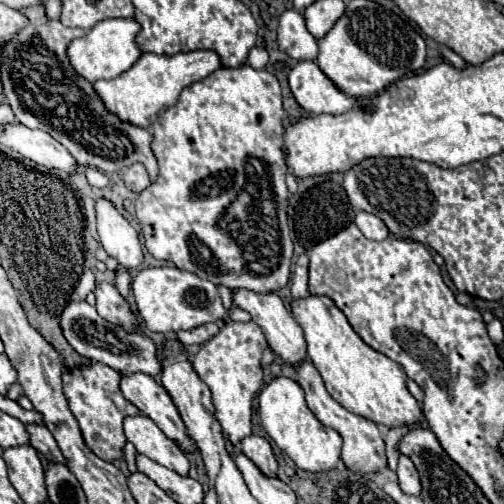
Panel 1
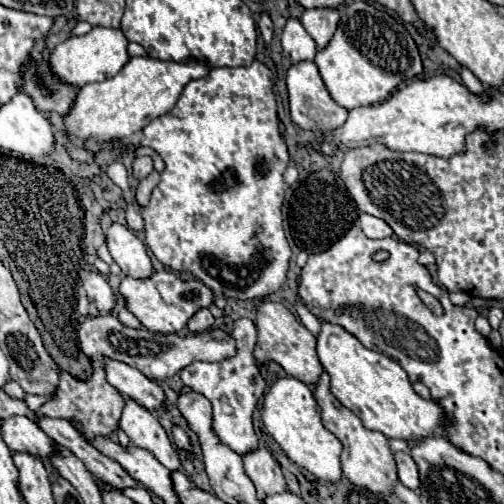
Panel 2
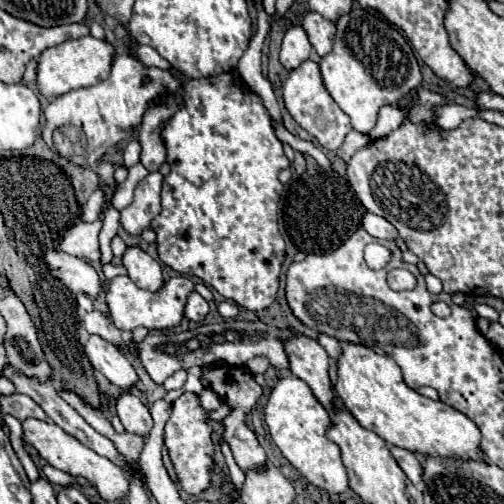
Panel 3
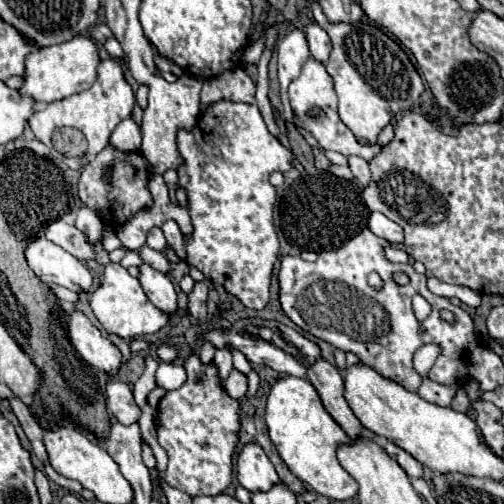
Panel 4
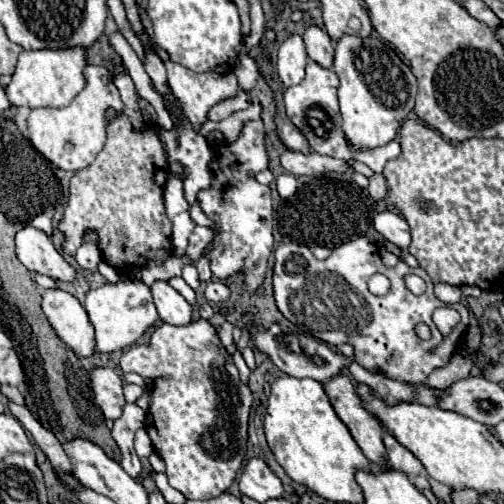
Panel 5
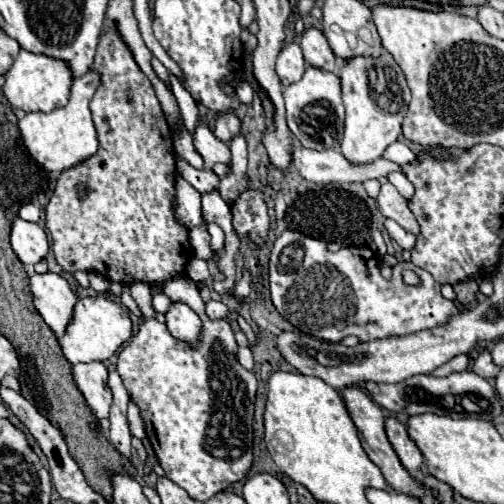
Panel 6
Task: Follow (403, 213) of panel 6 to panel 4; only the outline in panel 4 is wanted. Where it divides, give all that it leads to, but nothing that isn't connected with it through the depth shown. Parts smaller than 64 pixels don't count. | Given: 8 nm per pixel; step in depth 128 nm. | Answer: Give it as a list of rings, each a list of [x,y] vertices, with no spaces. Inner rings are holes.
[[[348,156],[348,166],[352,170],[352,174],[362,182],[362,186],[368,184],[370,180],[370,172],[368,172],[368,162],[360,156]]]

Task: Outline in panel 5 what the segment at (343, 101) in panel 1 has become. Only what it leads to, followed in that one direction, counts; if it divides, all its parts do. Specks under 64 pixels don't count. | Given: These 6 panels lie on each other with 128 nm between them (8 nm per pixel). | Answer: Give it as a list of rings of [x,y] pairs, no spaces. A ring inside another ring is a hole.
[[[308,60],[306,78],[296,86],[286,88],[286,92],[284,92],[284,104],[286,104],[288,118],[306,136],[306,140],[310,142],[314,152],[324,154],[324,156],[332,156],[332,158],[340,158],[340,160],[358,160],[358,162],[364,162],[368,168],[372,168],[374,172],[380,174],[384,164],[390,158],[396,158],[400,154],[398,140],[392,140],[392,142],[388,142],[380,148],[374,148],[374,150],[354,150],[342,132],[342,118],[338,112],[336,90],[338,90],[336,74],[328,68],[322,68],[314,60]]]

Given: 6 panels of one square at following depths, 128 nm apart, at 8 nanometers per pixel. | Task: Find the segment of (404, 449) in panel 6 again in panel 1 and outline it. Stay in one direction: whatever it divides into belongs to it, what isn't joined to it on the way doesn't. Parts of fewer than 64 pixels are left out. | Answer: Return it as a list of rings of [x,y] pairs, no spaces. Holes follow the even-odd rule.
[[[400,456],[398,460],[398,480],[400,480],[400,488],[404,494],[412,494],[412,496],[420,496],[420,478],[418,478],[418,470],[414,468],[412,460],[408,456]]]

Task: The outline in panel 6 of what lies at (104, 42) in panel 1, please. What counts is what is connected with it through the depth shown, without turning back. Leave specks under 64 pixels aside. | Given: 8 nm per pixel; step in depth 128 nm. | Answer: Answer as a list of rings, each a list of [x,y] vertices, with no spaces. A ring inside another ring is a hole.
[[[20,50],[16,62],[6,74],[2,92],[8,98],[8,102],[16,108],[22,108],[26,112],[52,112],[68,104],[72,80],[74,80],[72,70],[64,60],[58,60],[46,54],[34,54],[28,50]]]

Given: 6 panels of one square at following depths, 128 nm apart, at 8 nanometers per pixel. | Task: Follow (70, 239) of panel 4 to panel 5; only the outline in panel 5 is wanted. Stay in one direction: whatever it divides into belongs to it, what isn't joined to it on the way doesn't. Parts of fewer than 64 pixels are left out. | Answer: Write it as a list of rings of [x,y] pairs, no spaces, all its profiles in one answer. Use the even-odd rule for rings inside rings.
[[[40,214],[40,216],[36,216],[36,218],[32,220],[32,226],[34,226],[34,228],[40,228],[40,230],[44,230],[48,236],[52,236],[52,232],[54,232],[52,218],[48,218],[46,214]]]

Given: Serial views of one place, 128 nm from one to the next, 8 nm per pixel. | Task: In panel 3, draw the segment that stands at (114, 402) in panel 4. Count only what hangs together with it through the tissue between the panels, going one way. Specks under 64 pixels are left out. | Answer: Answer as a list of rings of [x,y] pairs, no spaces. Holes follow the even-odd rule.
[[[130,392],[120,394],[118,400],[116,400],[116,412],[120,414],[118,418],[122,420],[126,432],[138,434],[142,438],[150,436],[150,430],[152,430],[154,422],[152,422],[148,406],[140,398],[136,398]]]

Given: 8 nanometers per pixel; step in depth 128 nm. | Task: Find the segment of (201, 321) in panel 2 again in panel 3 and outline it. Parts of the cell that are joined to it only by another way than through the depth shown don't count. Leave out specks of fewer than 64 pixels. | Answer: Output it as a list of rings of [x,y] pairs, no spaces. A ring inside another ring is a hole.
[[[192,292],[192,296],[188,298],[188,304],[186,304],[186,310],[184,310],[184,316],[188,320],[204,320],[208,316],[210,308],[208,308],[208,302],[198,294],[198,292]]]

